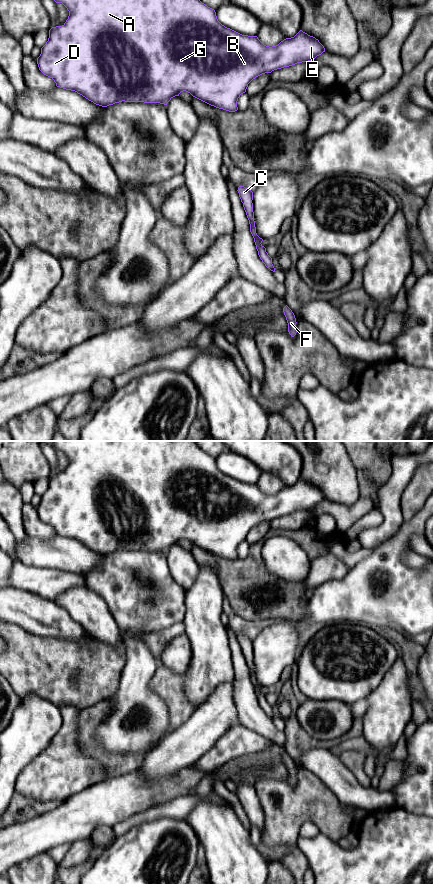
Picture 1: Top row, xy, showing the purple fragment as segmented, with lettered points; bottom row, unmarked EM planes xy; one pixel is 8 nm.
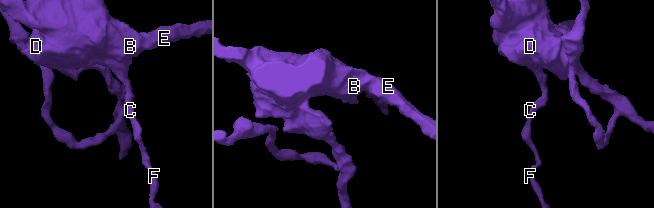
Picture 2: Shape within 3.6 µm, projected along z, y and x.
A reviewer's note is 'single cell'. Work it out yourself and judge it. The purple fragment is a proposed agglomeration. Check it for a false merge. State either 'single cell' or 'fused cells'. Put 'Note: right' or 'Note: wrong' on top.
Note: right
single cell

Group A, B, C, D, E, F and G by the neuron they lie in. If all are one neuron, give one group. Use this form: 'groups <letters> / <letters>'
groups A B C D E F G

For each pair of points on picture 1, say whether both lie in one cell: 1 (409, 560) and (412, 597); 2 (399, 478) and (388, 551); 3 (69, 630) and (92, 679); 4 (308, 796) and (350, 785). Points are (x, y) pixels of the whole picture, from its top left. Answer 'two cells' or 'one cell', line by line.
1: two cells
2: two cells
3: two cells
4: two cells

